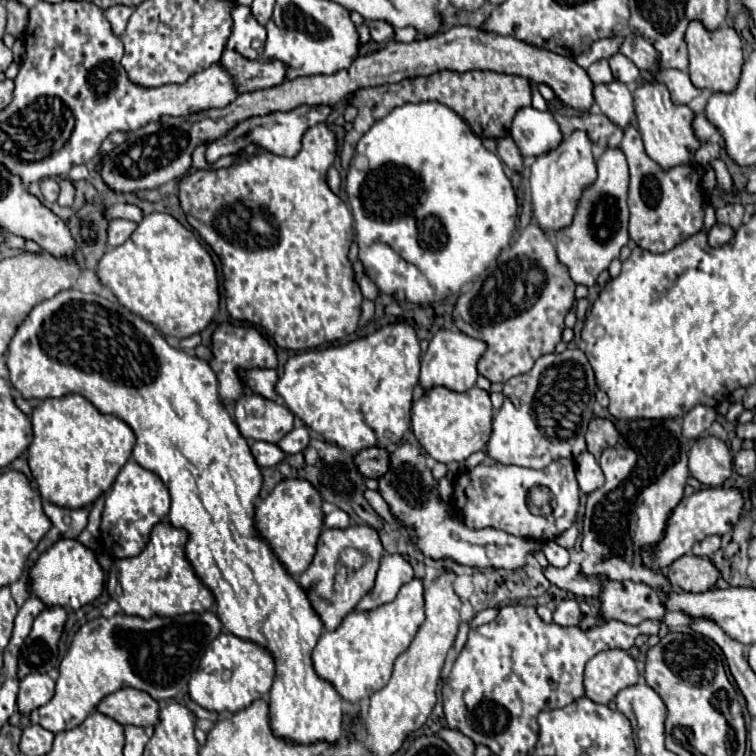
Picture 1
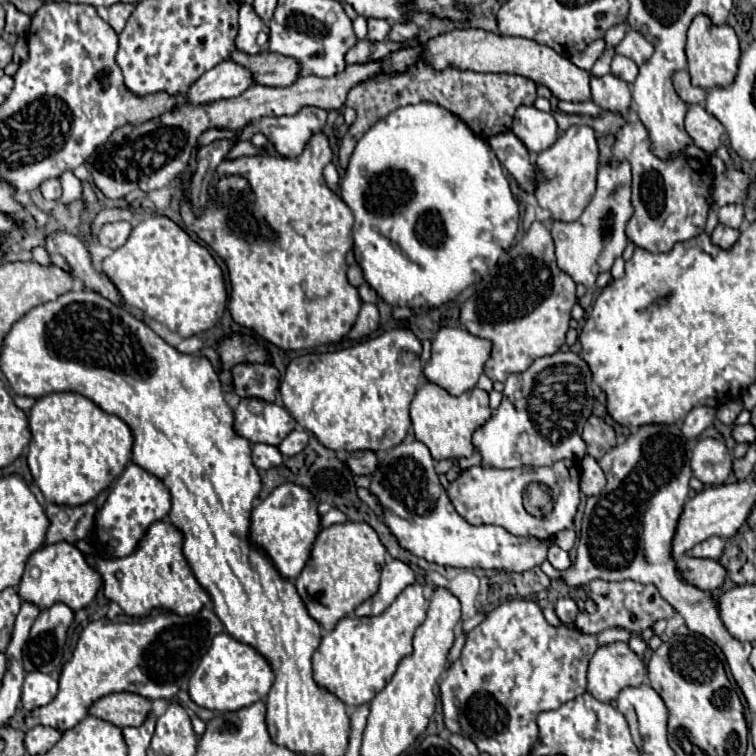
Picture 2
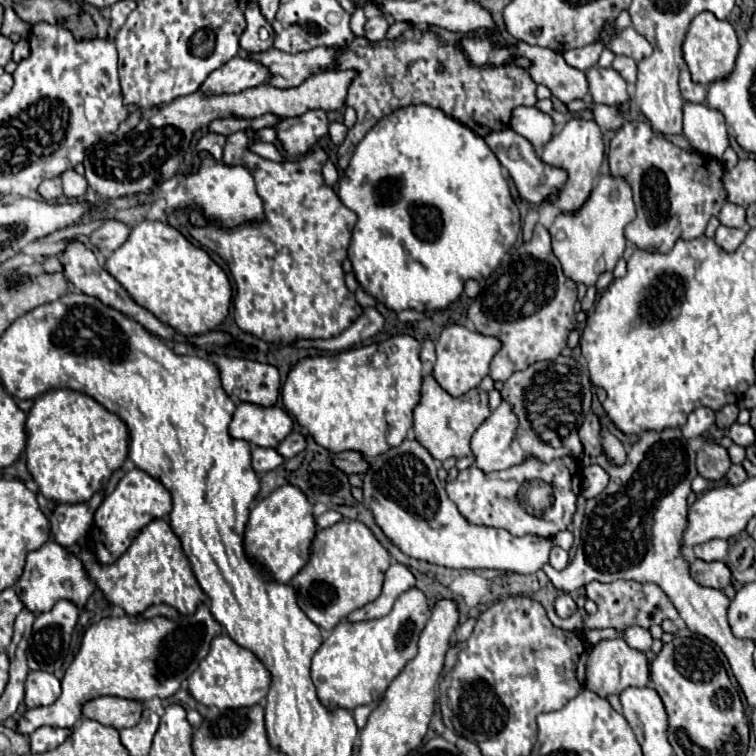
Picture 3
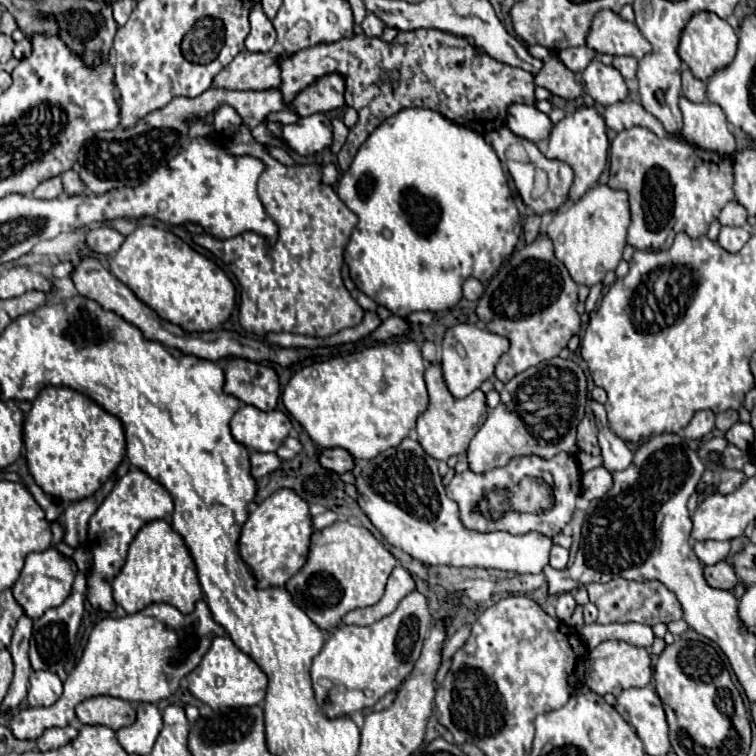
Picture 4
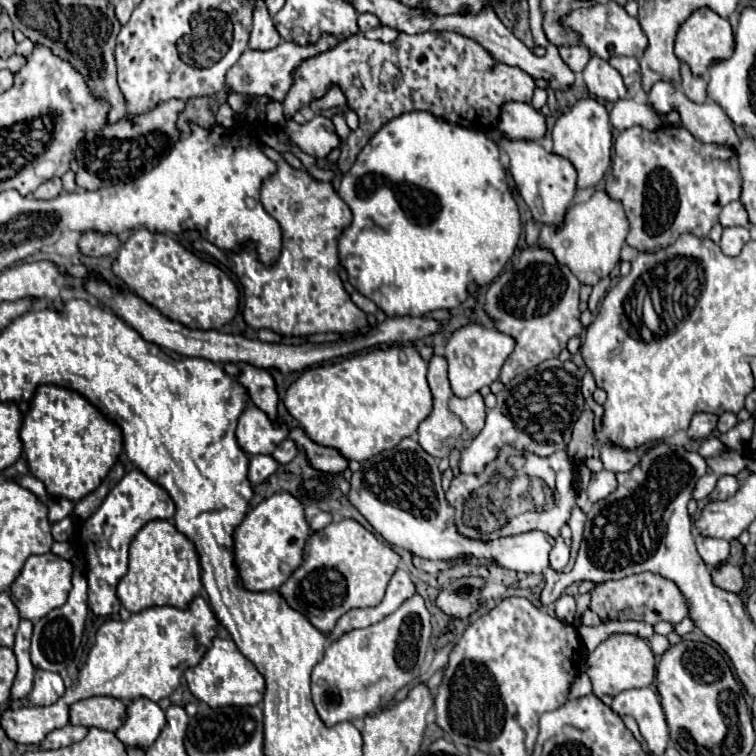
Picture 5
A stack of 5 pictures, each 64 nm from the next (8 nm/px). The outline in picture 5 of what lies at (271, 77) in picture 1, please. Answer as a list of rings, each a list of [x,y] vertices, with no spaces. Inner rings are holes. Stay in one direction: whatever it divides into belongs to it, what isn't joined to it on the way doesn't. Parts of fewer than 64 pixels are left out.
[[[428,30],[428,32],[420,32],[420,34],[404,34],[400,32],[398,38],[390,44],[384,44],[380,40],[368,40],[364,38],[364,34],[354,34],[346,40],[342,40],[336,48],[314,56],[312,60],[304,60],[304,64],[296,70],[296,80],[292,84],[292,92],[288,92],[288,100],[282,102],[284,106],[284,116],[290,120],[298,110],[310,106],[314,100],[326,96],[326,92],[338,86],[346,98],[348,98],[348,106],[358,114],[360,118],[360,126],[358,130],[354,130],[340,152],[340,160],[338,160],[338,170],[342,174],[346,174],[350,170],[350,166],[354,164],[356,156],[360,154],[360,150],[370,142],[370,138],[392,118],[398,118],[400,114],[406,112],[430,112],[436,118],[442,118],[446,122],[452,124],[460,124],[466,128],[474,128],[474,130],[482,130],[482,132],[490,132],[492,128],[496,128],[496,110],[500,110],[500,106],[508,100],[518,100],[518,102],[530,102],[536,82],[530,74],[526,74],[524,70],[516,68],[516,66],[508,66],[504,62],[498,62],[482,44],[478,44],[472,38],[466,38],[458,32],[436,32],[436,30]]]

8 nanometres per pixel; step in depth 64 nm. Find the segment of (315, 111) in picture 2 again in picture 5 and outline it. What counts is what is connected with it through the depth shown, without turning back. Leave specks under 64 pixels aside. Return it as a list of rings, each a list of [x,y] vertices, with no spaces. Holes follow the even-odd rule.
[[[316,116],[304,126],[290,120],[286,124],[286,132],[300,150],[314,158],[326,158],[334,148],[340,146],[340,136],[336,134],[332,120],[326,116]]]

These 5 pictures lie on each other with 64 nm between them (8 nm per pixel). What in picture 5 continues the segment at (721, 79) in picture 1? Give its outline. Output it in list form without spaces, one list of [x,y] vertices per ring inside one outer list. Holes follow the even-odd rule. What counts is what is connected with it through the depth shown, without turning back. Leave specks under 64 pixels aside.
[[[698,8],[690,14],[690,18],[680,26],[678,34],[676,34],[676,56],[680,62],[686,62],[692,68],[694,76],[702,76],[706,74],[708,66],[718,60],[718,58],[728,58],[732,54],[734,48],[734,36],[732,36],[732,28],[730,22],[722,16],[718,16],[714,10],[710,8]]]

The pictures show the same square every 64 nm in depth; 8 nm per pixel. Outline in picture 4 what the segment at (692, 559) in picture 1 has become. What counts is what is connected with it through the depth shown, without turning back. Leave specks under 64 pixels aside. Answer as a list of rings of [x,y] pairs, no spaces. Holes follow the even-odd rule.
[[[720,562],[714,566],[706,566],[704,568],[706,580],[712,588],[720,588],[720,590],[732,590],[738,586],[738,576],[732,564],[728,562]]]

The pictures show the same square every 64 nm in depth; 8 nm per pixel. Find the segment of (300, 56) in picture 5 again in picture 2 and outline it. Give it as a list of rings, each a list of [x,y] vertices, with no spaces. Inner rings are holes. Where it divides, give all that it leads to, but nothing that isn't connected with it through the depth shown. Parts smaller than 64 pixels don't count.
[[[224,60],[224,64],[208,70],[196,84],[192,84],[192,92],[188,92],[186,96],[192,96],[196,104],[208,104],[208,100],[240,96],[254,82],[256,80],[250,68],[234,60]]]

